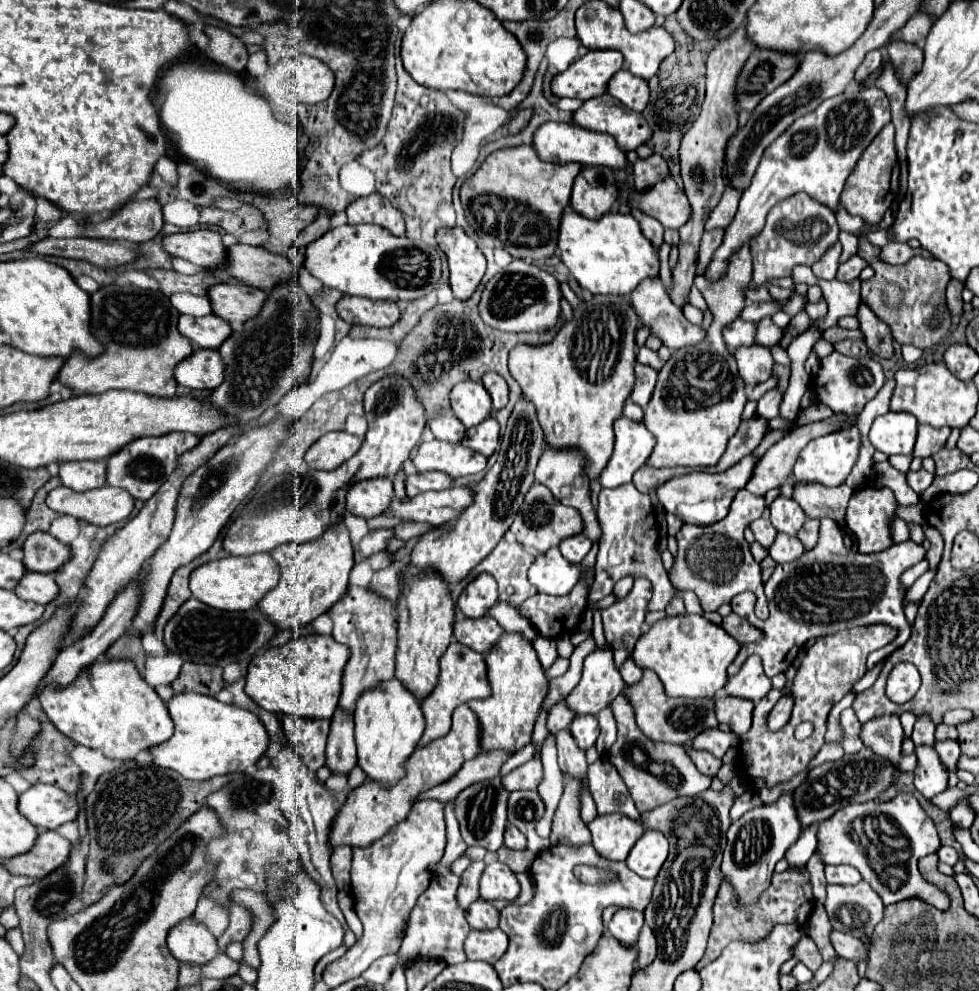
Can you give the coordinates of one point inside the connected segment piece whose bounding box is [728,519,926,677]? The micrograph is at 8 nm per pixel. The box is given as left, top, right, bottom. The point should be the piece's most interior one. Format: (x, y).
(829, 588)

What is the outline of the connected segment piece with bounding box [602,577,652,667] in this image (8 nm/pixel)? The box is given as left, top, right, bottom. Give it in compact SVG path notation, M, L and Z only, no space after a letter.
M638 577L626 599L618 601L608 609L602 609L604 635L606 641L610 641L614 647L616 667L624 663L624 659L634 649L636 639L640 637L640 625L644 621L646 603L650 595L652 595L652 587L648 585L648 579Z

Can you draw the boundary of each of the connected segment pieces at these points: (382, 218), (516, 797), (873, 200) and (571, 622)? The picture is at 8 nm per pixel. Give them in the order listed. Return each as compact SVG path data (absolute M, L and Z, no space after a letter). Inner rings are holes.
M372 193L368 197L358 197L356 201L352 201L348 205L346 215L348 215L350 225L374 223L374 225L388 229L396 237L404 235L404 229L406 229L400 211L388 199L384 199L380 193Z
M514 791L508 797L508 823L518 827L528 837L528 849L540 853L550 847L536 833L536 823L544 813L544 803L536 791Z
M886 125L874 139L872 145L868 145L868 149L864 149L860 161L856 163L856 169L850 173L840 203L846 207L846 211L850 215L860 215L866 225L876 227L882 219L884 213L888 211L888 207L892 205L896 191L898 191L898 175L900 175L900 167L898 167L898 157L896 157L896 149L894 149L894 125Z
M580 581L572 593L564 597L534 595L520 605L520 613L546 637L558 637L560 633L572 633L586 611L588 583Z

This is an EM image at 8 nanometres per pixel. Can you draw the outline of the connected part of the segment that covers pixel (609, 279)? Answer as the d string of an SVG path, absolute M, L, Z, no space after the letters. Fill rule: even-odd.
M564 211L558 235L558 253L580 287L592 295L630 295L642 279L658 273L656 249L642 235L638 221L630 213L606 213L600 219L588 219L580 213Z

